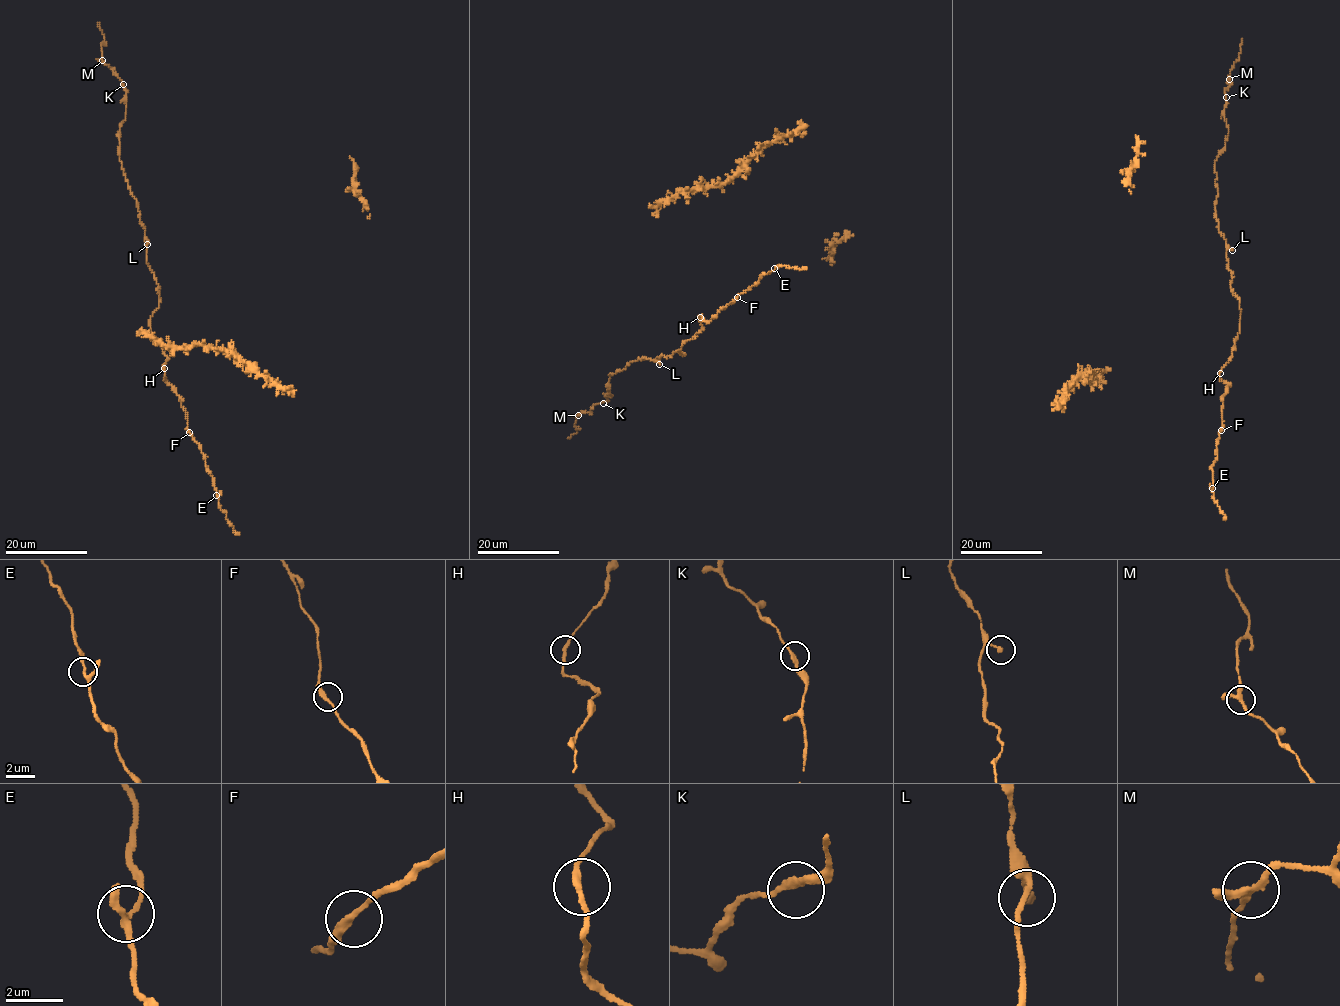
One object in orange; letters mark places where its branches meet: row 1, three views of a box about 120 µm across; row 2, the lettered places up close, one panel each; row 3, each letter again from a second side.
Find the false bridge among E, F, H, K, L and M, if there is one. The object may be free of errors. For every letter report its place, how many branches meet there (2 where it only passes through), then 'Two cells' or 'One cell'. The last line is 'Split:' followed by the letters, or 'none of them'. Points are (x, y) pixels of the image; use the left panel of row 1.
E: Place: (216, 495). Branches: 3. One cell
F: Place: (189, 432). Branches: 2. One cell
H: Place: (164, 368). Branches: 2. One cell
K: Place: (123, 84). Branches: 2. One cell
L: Place: (147, 244). Branches: 2. One cell
M: Place: (102, 60). Branches: 3. One cell
Split: none of them

